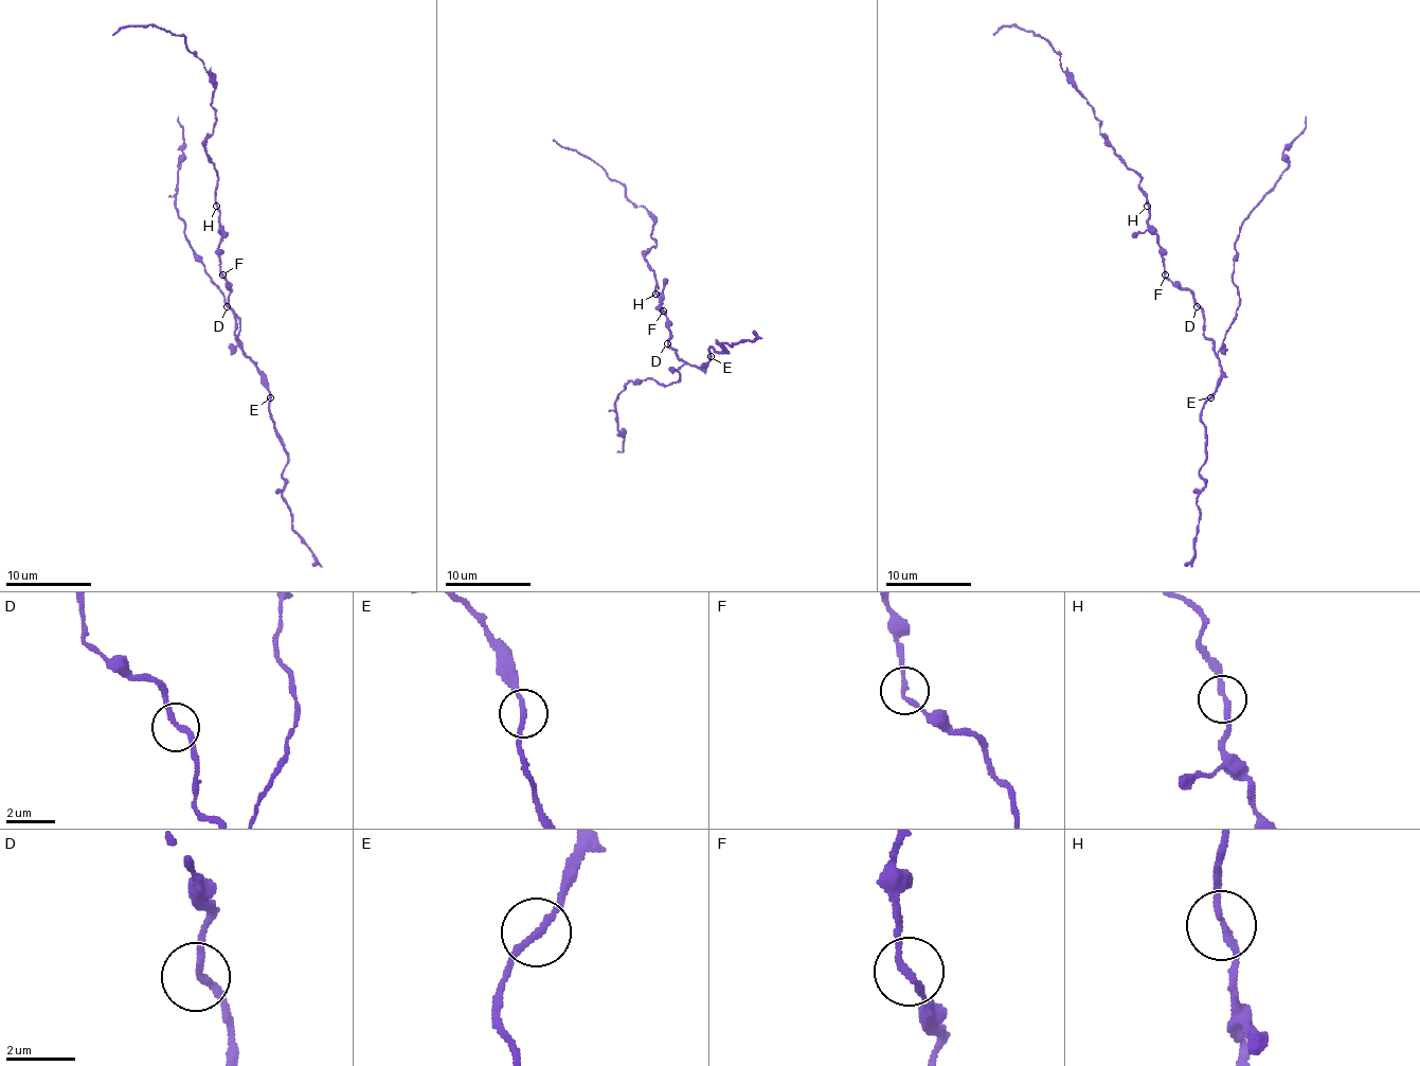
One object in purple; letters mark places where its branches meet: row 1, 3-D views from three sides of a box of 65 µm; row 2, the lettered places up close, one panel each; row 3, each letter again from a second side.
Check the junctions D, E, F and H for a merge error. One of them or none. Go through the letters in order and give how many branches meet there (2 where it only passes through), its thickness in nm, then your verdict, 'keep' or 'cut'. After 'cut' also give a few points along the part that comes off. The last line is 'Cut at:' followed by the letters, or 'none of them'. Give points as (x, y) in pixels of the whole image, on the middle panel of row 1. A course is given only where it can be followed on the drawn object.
D: branches 2; calibre 200 nm; keep
E: branches 2; calibre 200 nm; keep
F: branches 2; calibre 190 nm; keep
H: branches 2; calibre 200 nm; keep
Cut at: none of them

